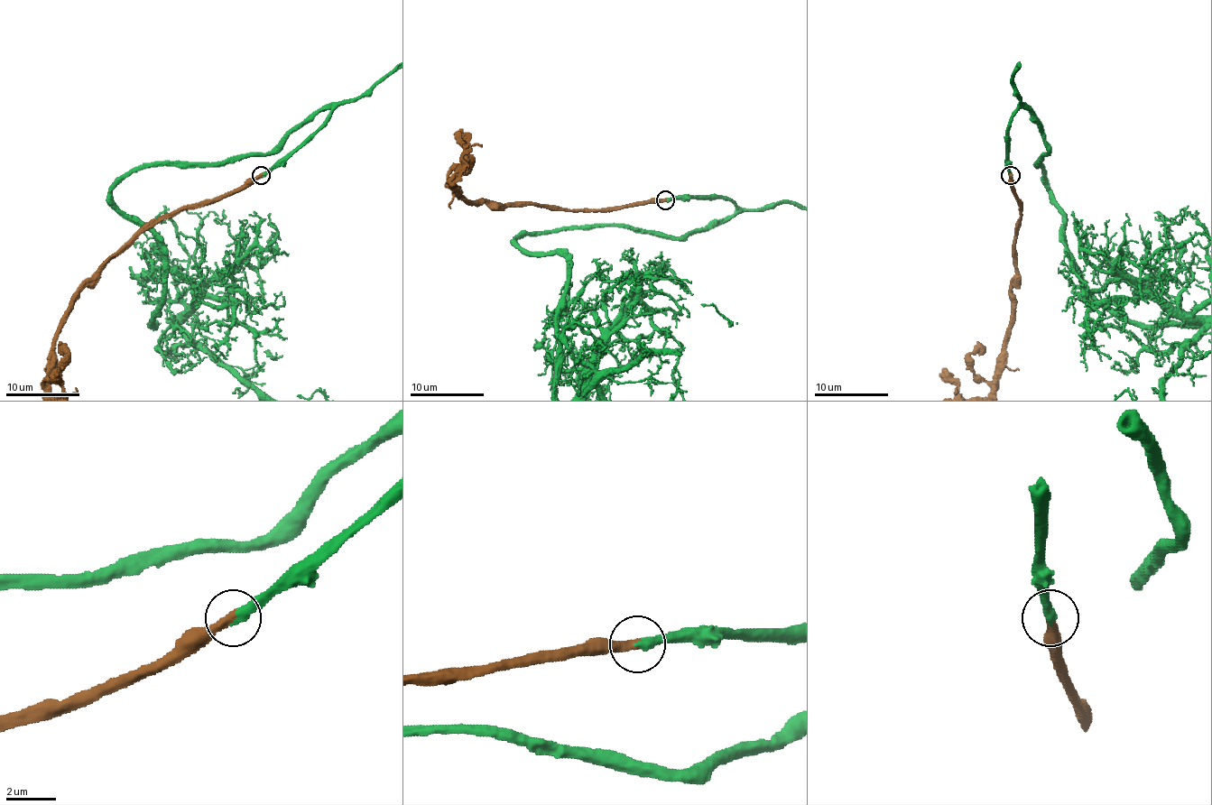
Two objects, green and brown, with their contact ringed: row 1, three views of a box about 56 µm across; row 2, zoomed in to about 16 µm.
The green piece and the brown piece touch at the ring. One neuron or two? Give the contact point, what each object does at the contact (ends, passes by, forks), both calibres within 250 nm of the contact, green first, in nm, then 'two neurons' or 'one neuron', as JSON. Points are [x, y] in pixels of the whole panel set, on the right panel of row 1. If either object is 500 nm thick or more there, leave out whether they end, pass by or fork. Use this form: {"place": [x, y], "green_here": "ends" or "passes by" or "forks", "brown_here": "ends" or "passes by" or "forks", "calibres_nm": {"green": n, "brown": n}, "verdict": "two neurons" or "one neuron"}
{"place": [1010, 175], "green_here": "ends", "brown_here": "ends", "calibres_nm": {"green": 420, "brown": 400}, "verdict": "one neuron"}

